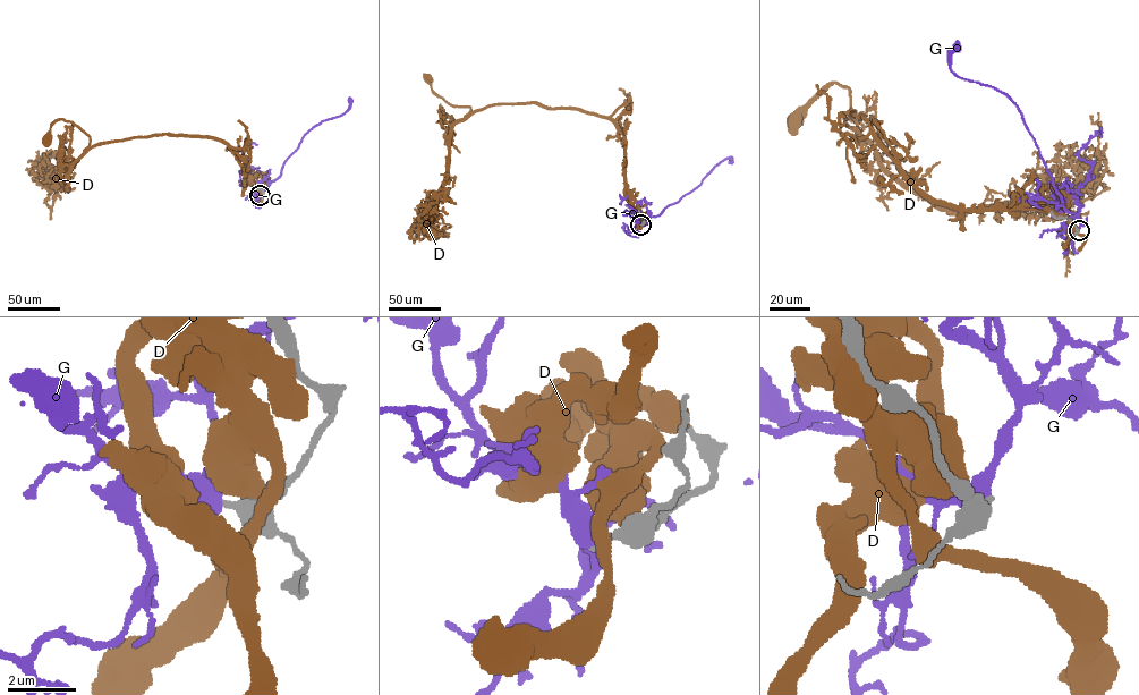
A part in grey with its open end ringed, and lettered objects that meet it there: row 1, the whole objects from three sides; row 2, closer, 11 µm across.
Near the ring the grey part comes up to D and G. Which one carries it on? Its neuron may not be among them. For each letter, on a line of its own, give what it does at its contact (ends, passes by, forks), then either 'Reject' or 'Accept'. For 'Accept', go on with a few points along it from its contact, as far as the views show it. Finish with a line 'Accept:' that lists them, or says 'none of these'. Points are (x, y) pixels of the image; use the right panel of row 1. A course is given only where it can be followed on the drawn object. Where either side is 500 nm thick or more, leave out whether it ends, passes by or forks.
D: Reject
G: It passes by. Reject
Accept: none of these

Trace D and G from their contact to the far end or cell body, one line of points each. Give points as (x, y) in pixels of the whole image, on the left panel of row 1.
D: (262, 195), (244, 185), (231, 149), (213, 138), (135, 136), (84, 152), (90, 137), (61, 119), (48, 140)
G: (261, 196), (260, 192), (280, 175), (285, 162), (304, 135), (322, 121), (343, 113), (350, 100)

